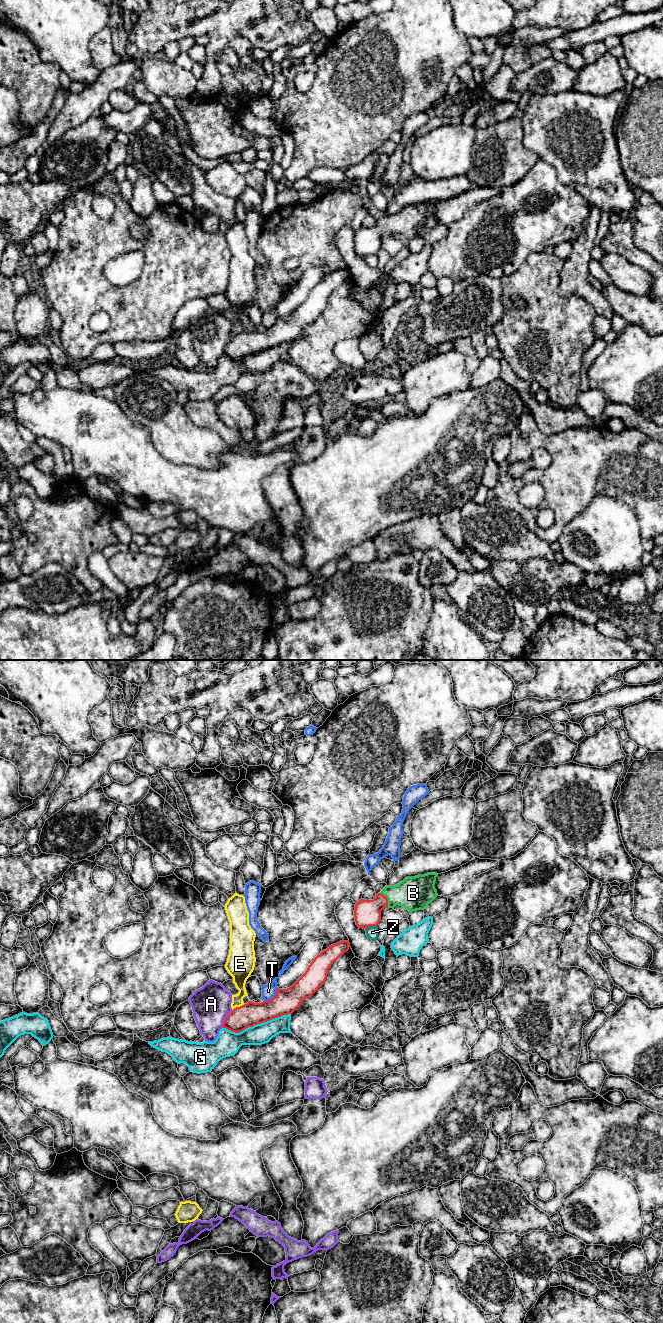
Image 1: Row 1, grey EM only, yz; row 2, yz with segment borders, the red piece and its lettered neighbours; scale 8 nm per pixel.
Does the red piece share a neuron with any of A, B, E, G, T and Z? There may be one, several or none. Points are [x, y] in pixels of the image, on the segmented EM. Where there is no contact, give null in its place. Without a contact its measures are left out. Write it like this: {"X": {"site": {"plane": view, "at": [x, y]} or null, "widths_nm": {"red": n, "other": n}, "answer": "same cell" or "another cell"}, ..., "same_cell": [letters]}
{"A": {"site": {"plane": "yz", "at": [225, 1019]}, "widths_nm": {"red": 190, "other": 320}, "answer": "another cell"}, "B": {"site": {"plane": "yz", "at": [387, 899]}, "widths_nm": {"red": 220, "other": 280}, "answer": "same cell"}, "E": {"site": {"plane": "yz", "at": [238, 1007]}, "widths_nm": {"red": 190, "other": 120}, "answer": "another cell"}, "G": {"site": {"plane": "yz", "at": [256, 1024]}, "widths_nm": {"red": 190, "other": 170}, "answer": "another cell"}, "T": {"site": {"plane": "yz", "at": [273, 997]}, "widths_nm": {"red": 200, "other": 110}, "answer": "another cell"}, "Z": {"site": {"plane": "yz", "at": [370, 925]}, "widths_nm": {"red": 220, "other": 100}, "answer": "another cell"}, "same_cell": ["B"]}

